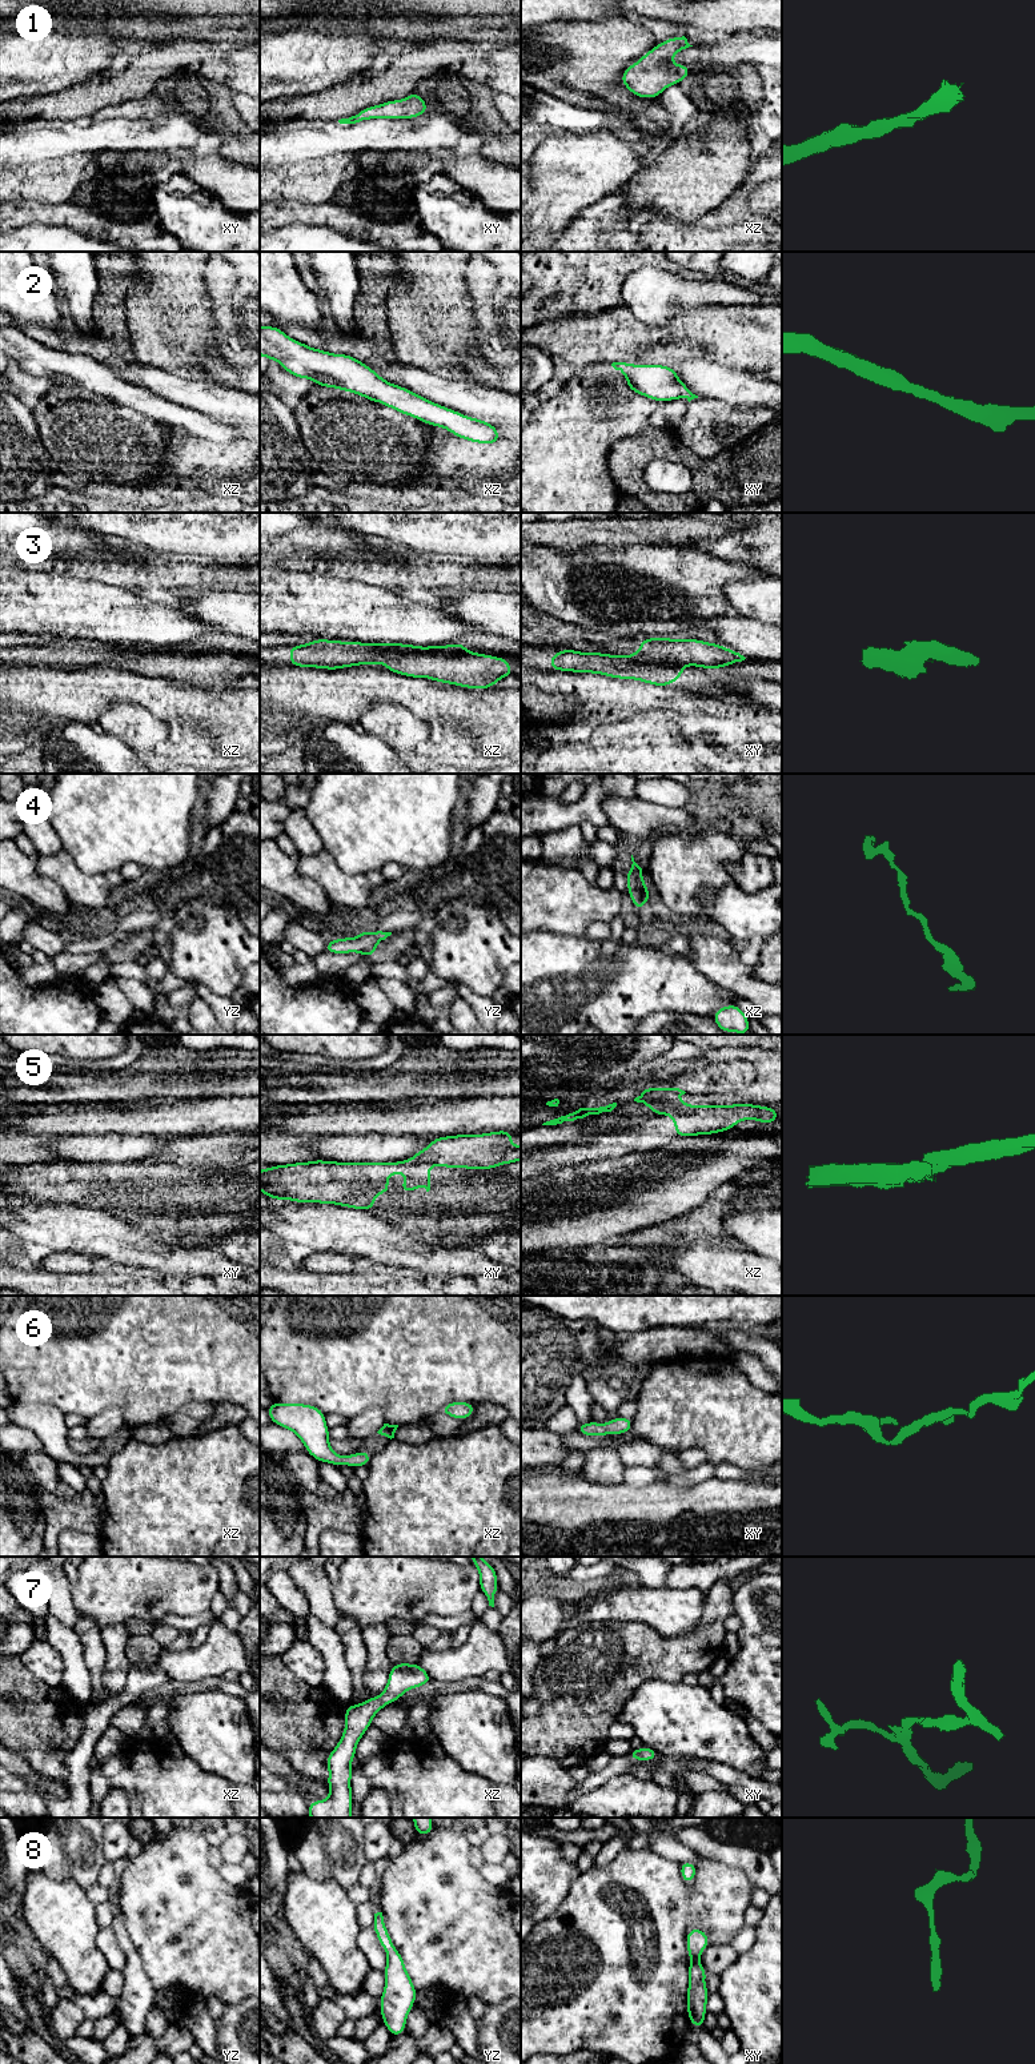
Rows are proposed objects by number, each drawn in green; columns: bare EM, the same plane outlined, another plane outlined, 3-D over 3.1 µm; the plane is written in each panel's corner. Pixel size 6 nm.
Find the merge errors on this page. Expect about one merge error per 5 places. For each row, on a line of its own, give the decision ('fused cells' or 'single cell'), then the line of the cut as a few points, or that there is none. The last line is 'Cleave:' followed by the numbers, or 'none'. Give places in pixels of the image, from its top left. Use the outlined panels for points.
1: single cell; cut none
2: single cell; cut none
3: fused cells; cut xy (628, 657), (637, 662), (668, 663), (681, 667)
4: single cell; cut none
5: fused cells; cut xz (698, 1105), (688, 1112), (676, 1112), (673, 1115)
6: single cell; cut none
7: single cell; cut none
8: single cell; cut none
Cleave: 3, 5

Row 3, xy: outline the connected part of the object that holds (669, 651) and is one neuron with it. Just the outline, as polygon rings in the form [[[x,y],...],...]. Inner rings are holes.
[[[641,638],[641,648],[629,658],[637,663],[697,666],[707,670],[722,668],[746,659],[739,652],[718,643],[671,638]]]

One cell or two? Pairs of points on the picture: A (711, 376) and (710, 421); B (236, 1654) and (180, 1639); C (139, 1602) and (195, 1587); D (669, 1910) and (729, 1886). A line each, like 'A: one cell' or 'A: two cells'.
A: two cells
B: two cells
C: one cell
D: one cell

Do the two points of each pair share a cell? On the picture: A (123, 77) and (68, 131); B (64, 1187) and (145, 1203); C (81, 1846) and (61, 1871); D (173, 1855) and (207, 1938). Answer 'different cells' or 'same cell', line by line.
A: different cells
B: same cell
C: same cell
D: same cell

